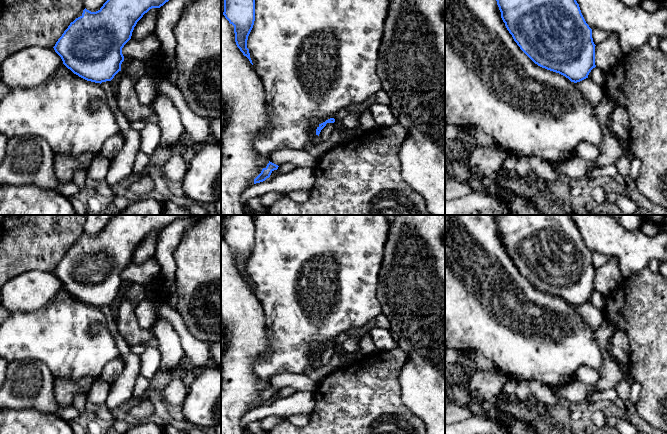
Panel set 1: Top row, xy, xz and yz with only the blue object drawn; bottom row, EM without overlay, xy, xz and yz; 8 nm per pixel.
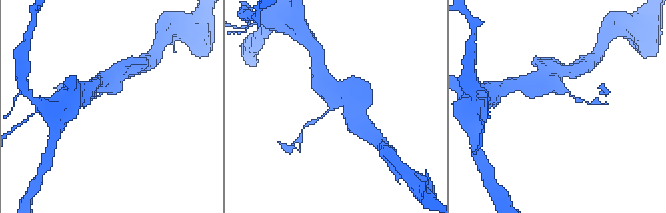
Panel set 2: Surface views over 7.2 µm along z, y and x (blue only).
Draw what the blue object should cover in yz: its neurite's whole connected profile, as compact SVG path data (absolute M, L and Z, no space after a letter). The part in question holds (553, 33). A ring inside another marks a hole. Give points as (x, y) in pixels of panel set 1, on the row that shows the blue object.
M496 0L501 18L520 49L538 66L559 73L571 82L588 78L595 65L592 29L586 23L576 0Z

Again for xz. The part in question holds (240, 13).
M224 0L223 15L234 26L237 47L253 65L247 40L255 21L255 0Z

